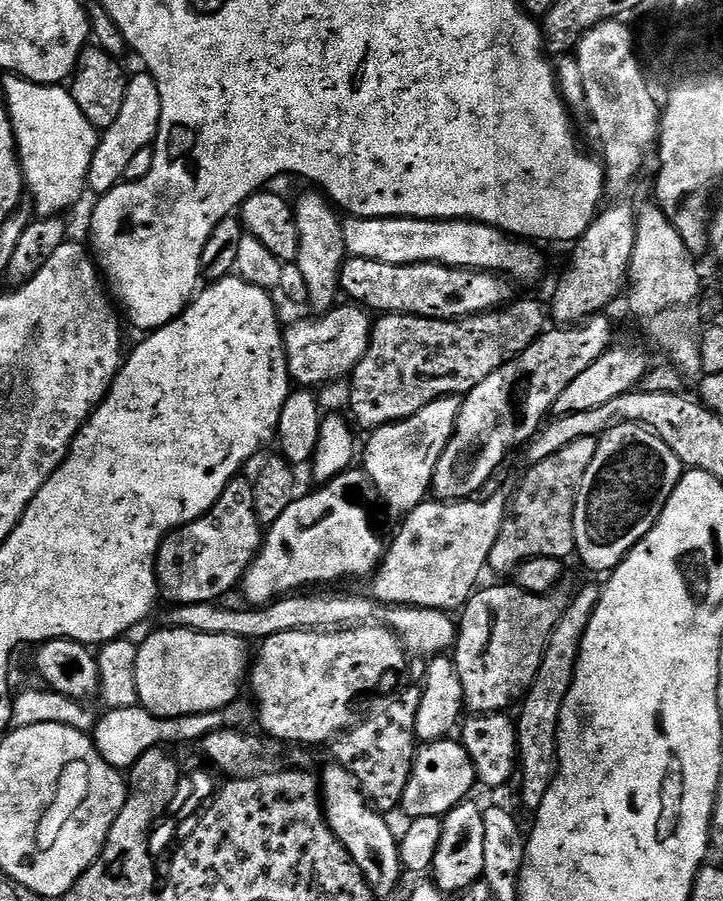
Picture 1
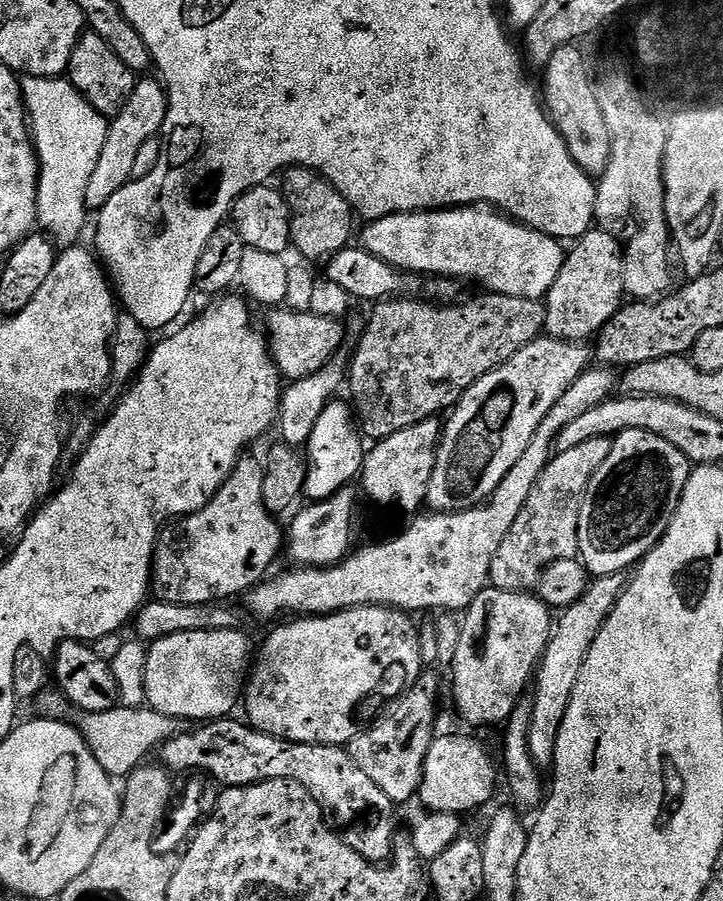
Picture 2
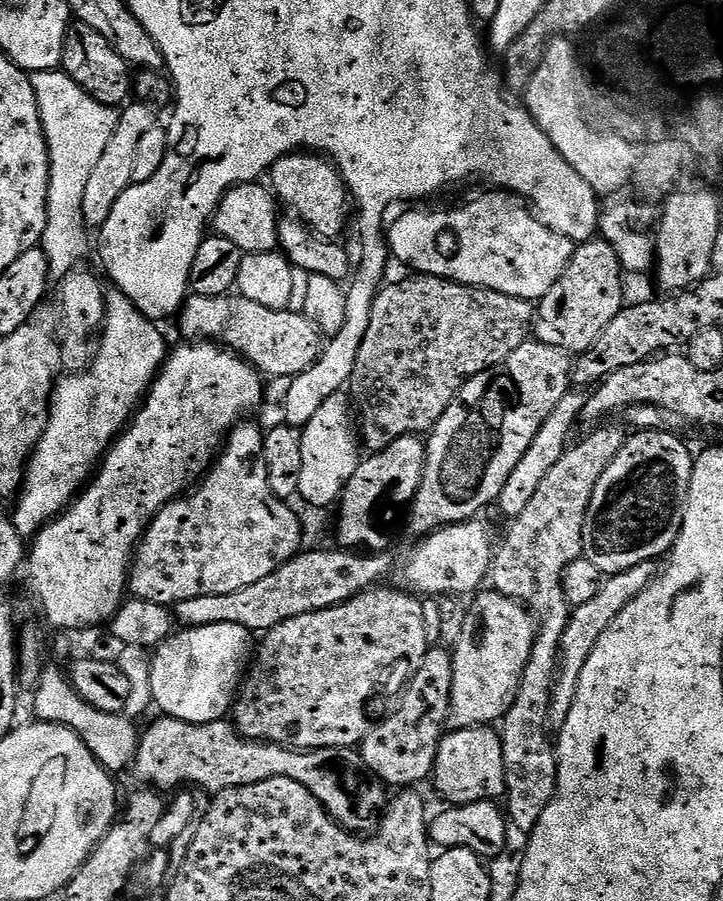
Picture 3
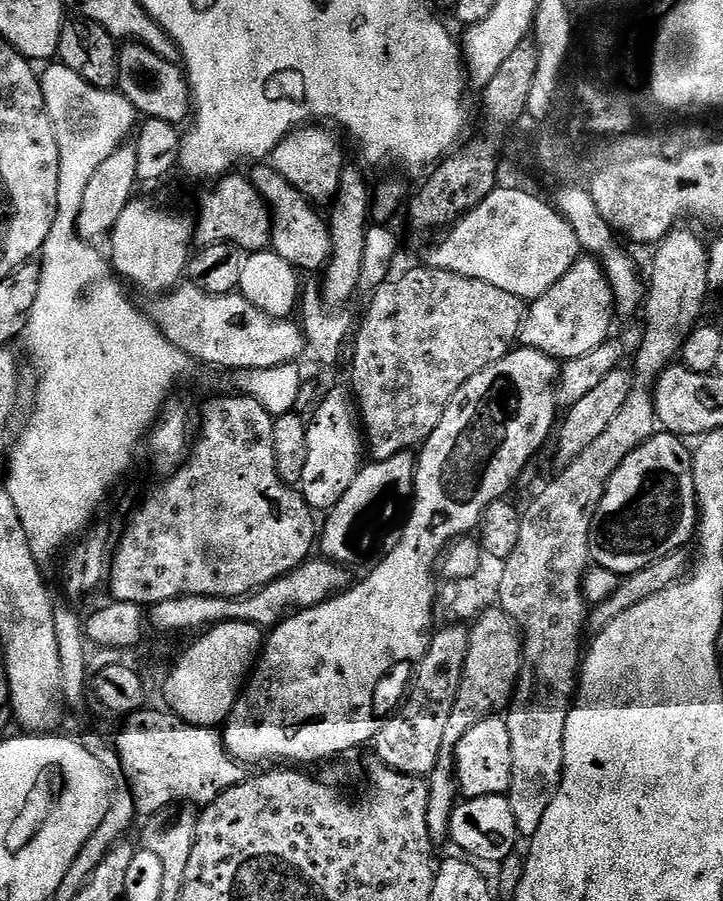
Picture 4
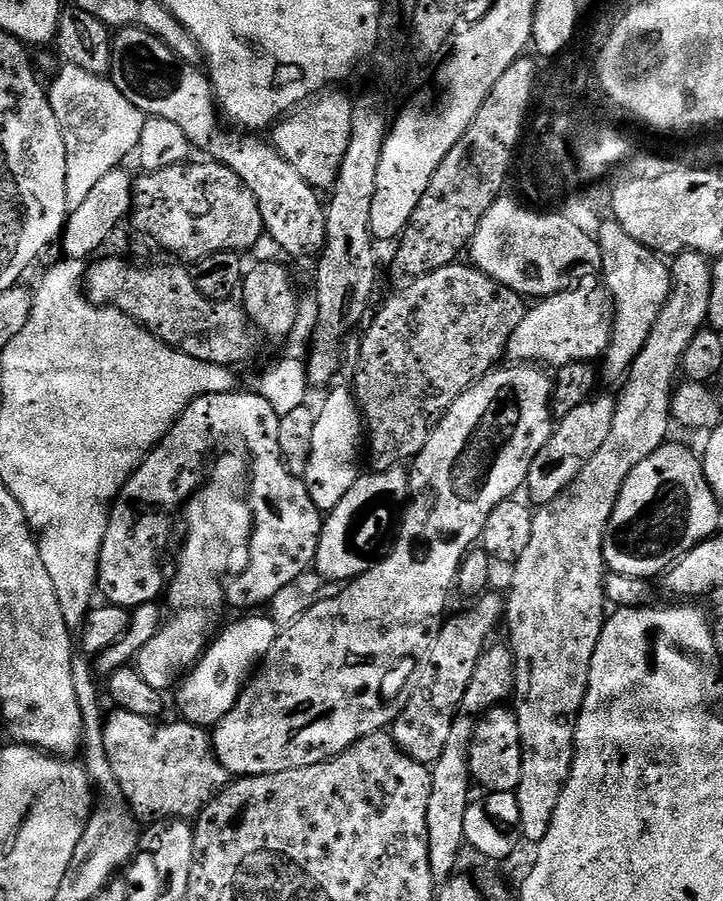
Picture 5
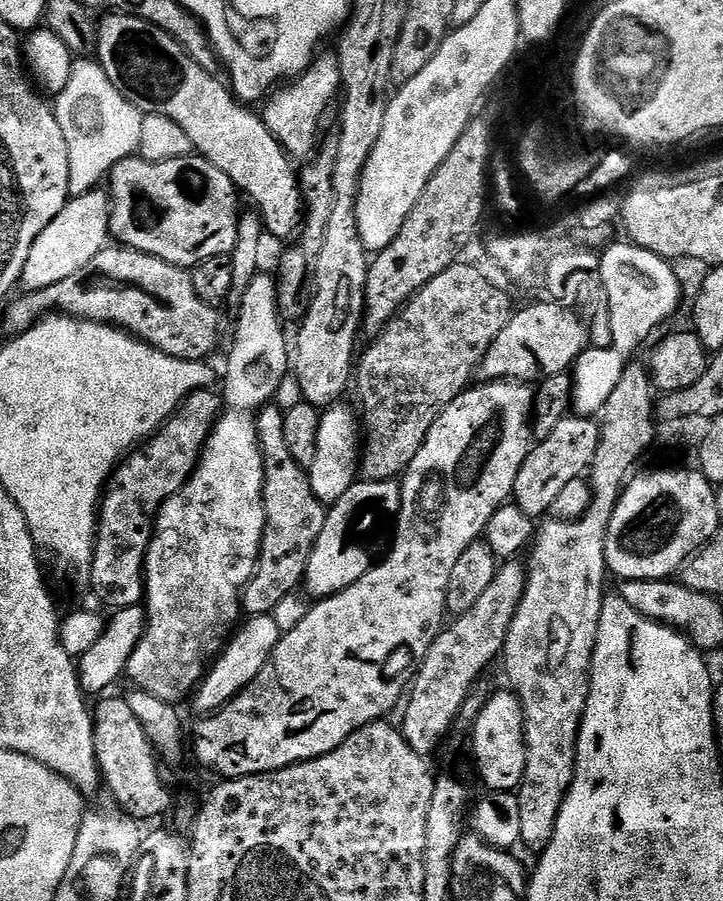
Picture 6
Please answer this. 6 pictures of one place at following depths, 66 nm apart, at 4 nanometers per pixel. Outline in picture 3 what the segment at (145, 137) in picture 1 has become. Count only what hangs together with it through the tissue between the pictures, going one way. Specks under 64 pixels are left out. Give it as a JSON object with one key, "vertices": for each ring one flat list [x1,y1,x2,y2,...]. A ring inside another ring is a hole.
{"vertices":[[148,102,136,103,140,104,129,103,123,109,125,112,119,115,114,138,110,138,110,146,106,146,106,154,98,158,98,166,94,166,94,170,90,173,90,182,86,182,82,210,89,229,98,230,104,225,106,218,110,218,110,212,114,210,114,204,118,202,118,198,122,198,125,190,133,184,134,162,138,162,138,142,142,142,142,137,150,129,157,127,156,112,152,109,155,107]]}

